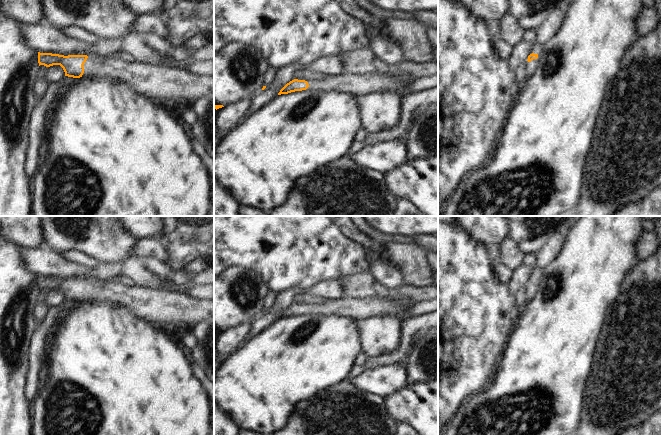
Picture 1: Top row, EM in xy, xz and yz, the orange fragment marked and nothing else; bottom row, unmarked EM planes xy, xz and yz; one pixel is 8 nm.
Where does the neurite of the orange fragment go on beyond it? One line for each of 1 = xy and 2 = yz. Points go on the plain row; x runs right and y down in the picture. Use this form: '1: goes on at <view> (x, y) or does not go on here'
1: goes on at xy (161, 306)
2: goes on at yz (531, 291)

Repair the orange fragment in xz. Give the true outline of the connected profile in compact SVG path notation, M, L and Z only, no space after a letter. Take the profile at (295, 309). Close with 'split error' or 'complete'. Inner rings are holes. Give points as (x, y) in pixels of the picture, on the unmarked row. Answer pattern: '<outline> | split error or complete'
M340 298L338 300L327 301L324 304L298 304L294 303L287 307L278 317L288 318L295 315L336 315L346 316L352 319L368 318L372 316L392 316L395 317L404 306L393 303L388 299L381 298Z | split error

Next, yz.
M537 267L532 271L532 277L528 280L526 285L526 300L531 302L538 292L538 278L544 273L544 270Z | split error

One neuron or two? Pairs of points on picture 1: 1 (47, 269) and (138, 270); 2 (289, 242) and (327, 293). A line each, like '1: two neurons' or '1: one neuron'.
1: one neuron
2: two neurons

